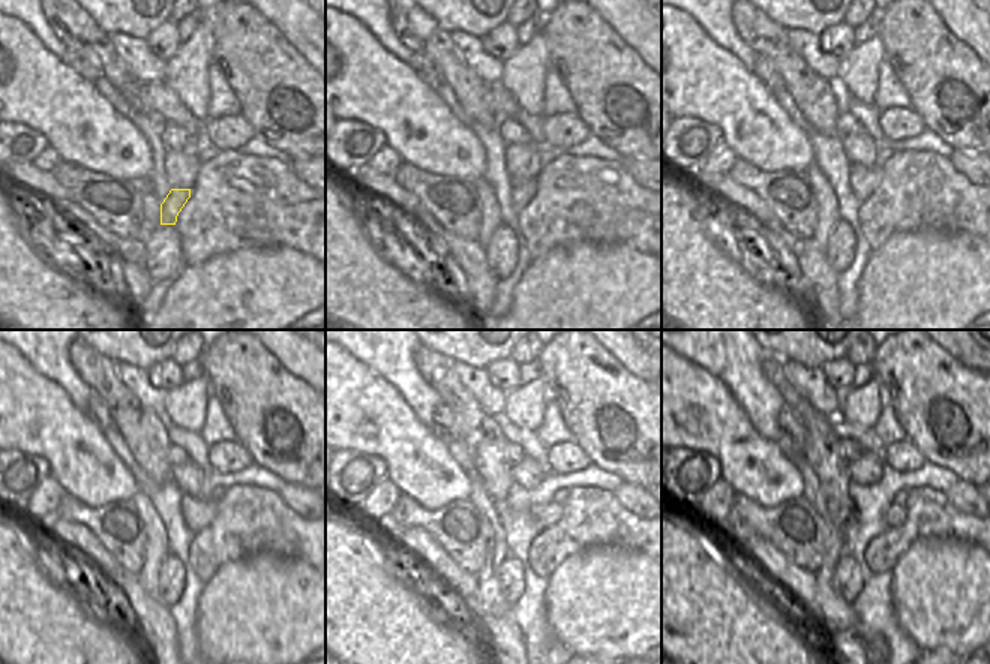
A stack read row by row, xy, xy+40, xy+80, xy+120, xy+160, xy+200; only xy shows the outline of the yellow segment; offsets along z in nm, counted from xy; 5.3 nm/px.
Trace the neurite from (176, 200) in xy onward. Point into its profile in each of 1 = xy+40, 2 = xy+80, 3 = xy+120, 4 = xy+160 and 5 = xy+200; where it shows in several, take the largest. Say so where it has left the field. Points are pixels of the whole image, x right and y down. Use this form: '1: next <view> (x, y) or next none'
1: next xy+40 (522, 191)
2: next xy+80 (863, 180)
3: next xy+120 (197, 514)
4: next xy+160 (545, 514)
5: next xy+200 (897, 511)

